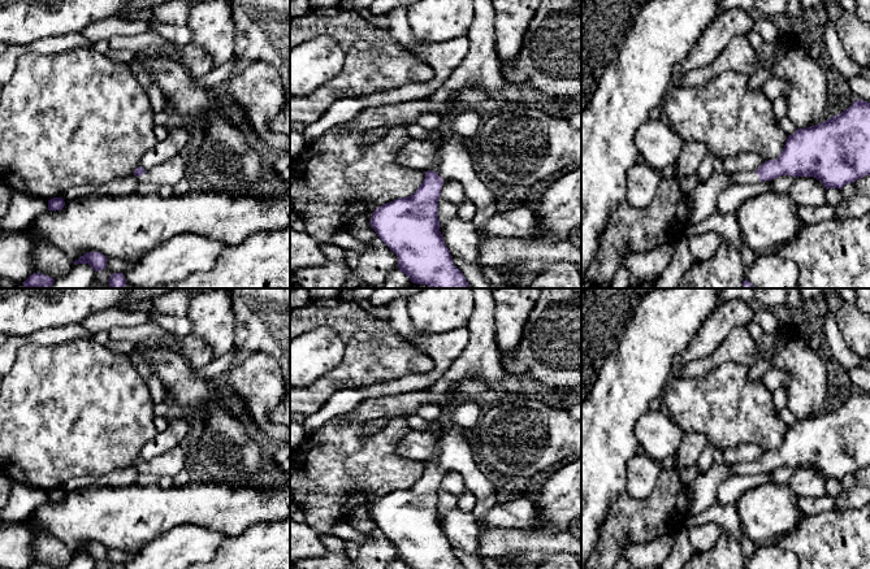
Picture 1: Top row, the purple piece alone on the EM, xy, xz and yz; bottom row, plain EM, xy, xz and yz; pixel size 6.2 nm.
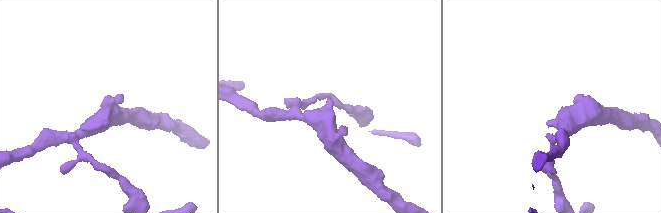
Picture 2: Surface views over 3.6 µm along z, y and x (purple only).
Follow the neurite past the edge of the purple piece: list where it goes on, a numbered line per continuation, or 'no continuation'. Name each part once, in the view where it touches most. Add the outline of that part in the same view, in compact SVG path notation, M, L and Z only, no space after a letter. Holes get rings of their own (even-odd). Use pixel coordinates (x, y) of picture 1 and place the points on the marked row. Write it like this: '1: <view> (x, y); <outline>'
1: xz (453, 161); M451 135L441 139L432 170L443 181L458 182L463 187L466 199L476 208L497 203L498 190L481 174L462 138Z

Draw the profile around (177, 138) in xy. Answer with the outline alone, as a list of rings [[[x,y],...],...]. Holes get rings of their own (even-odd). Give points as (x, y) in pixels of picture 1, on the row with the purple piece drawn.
[[[185,127],[170,129],[163,142],[157,142],[152,149],[143,155],[139,166],[150,170],[179,156],[181,149],[189,143],[189,138],[190,135]]]

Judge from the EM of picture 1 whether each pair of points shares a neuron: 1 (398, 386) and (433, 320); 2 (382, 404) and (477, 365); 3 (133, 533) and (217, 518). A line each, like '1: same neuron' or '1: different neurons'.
1: different neurons
2: same neuron
3: same neuron

